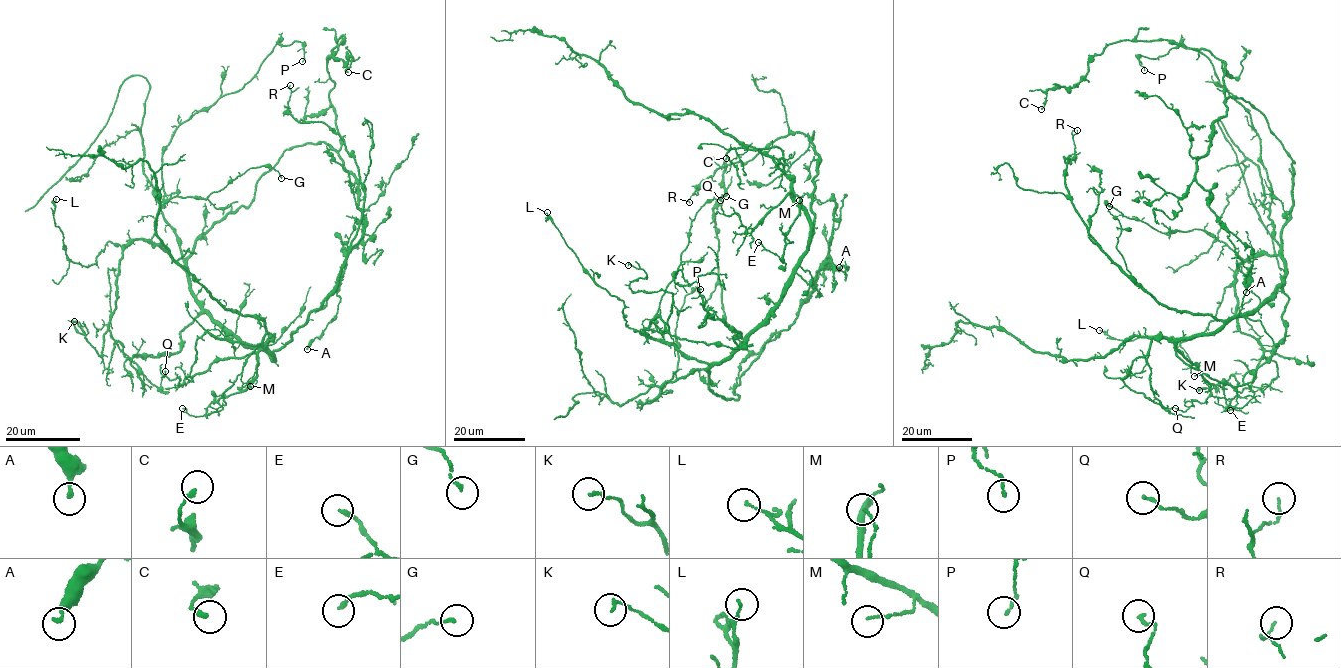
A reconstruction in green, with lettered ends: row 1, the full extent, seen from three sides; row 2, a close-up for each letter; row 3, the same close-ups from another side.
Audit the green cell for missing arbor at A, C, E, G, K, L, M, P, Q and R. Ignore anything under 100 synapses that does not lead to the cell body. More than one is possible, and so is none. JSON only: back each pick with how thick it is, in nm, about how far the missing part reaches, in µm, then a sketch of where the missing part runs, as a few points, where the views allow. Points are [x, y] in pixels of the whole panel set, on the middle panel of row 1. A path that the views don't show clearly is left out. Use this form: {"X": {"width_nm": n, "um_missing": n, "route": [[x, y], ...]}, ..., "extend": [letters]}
{"extend": []}

